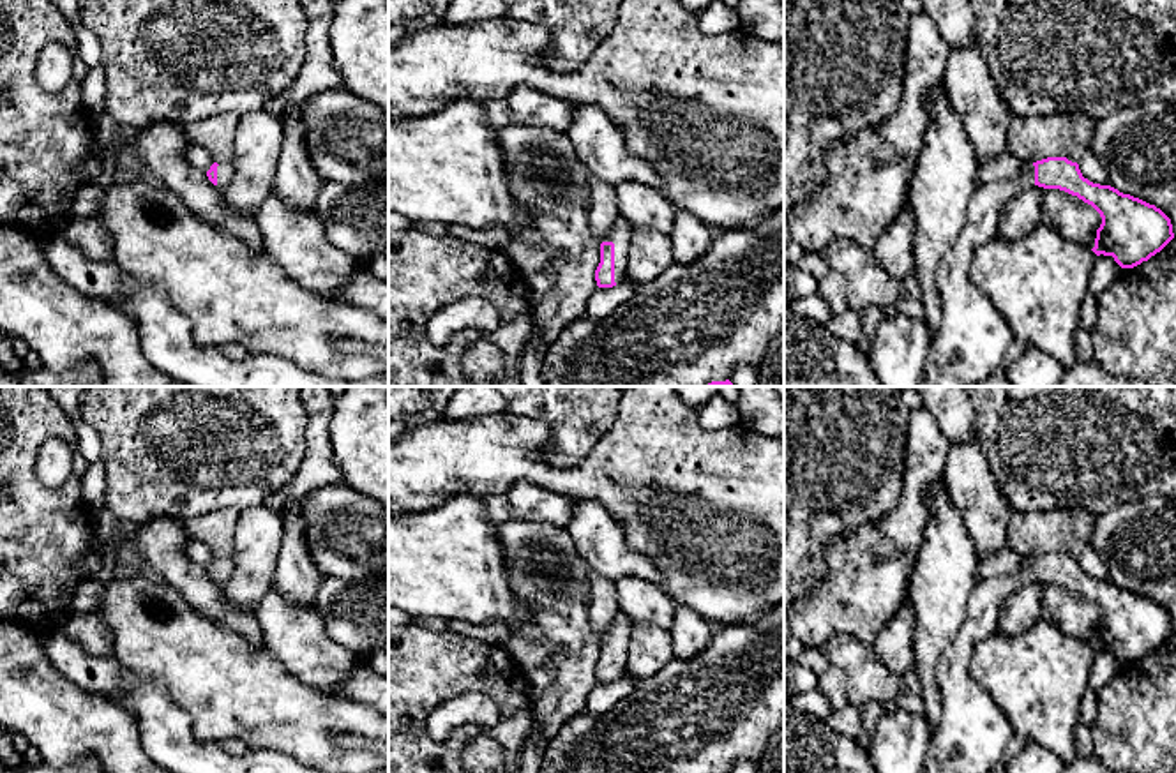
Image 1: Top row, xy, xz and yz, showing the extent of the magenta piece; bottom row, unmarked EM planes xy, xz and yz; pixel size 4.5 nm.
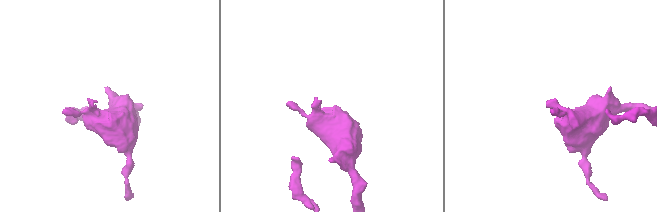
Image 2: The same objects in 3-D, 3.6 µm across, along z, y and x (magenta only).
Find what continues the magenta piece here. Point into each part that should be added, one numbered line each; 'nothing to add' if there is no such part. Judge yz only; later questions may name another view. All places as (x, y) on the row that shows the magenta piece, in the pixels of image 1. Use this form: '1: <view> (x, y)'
1: yz (972, 343)

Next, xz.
1: xz (620, 232)

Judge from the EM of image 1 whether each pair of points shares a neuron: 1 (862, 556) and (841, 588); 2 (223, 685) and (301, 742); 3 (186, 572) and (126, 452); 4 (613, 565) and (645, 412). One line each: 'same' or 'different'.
1: same
2: same
3: different
4: different

